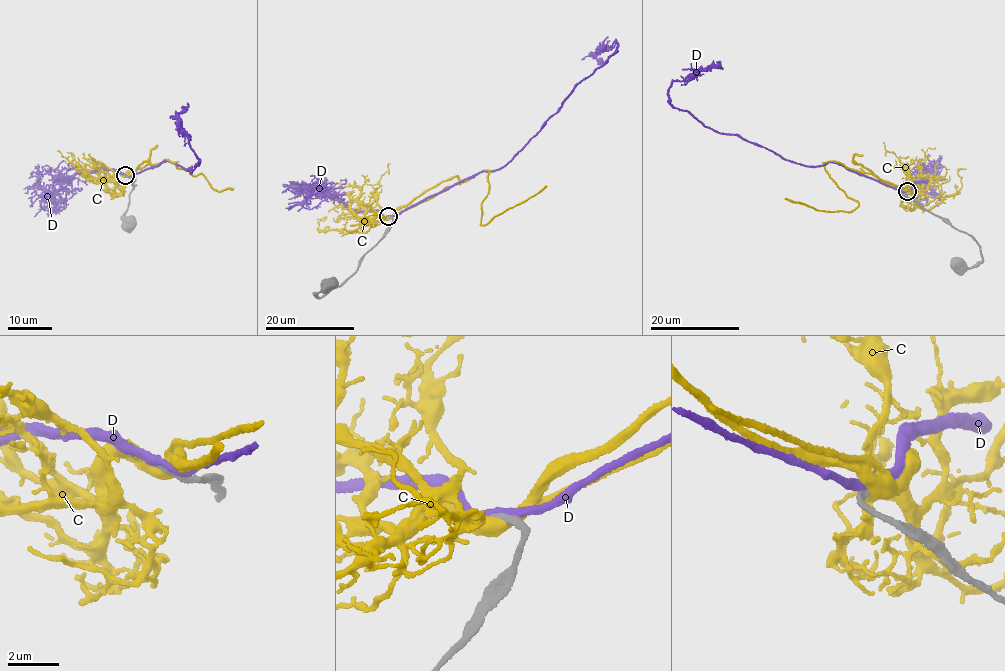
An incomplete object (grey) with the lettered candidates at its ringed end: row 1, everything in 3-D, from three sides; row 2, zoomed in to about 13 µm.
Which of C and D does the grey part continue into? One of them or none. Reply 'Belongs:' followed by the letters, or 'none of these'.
Belongs: D

